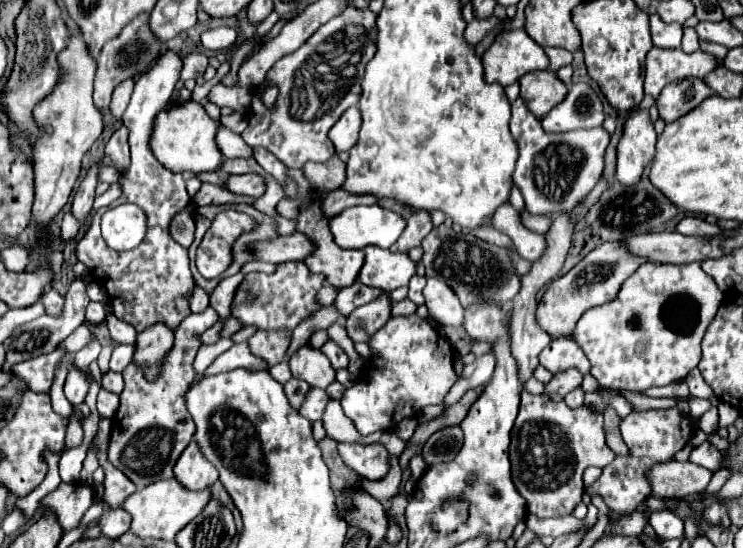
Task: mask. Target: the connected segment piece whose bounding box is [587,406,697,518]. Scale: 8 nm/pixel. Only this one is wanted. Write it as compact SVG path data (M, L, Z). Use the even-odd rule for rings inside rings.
M677 406L673 408L651 408L651 410L643 410L643 412L633 412L627 418L623 418L621 422L621 434L623 440L629 448L627 456L617 456L611 464L607 464L603 468L601 478L587 488L589 494L599 492L605 500L605 504L617 512L621 518L633 514L637 510L637 506L651 494L651 482L647 478L647 472L661 462L669 462L673 460L673 456L685 448L685 444L695 436L697 426L695 422L685 416Z

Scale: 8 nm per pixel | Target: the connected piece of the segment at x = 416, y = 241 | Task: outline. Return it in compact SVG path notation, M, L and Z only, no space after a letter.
M379 198L377 200L383 208L387 210L395 210L397 214L401 214L407 222L403 234L399 236L399 240L389 248L391 252L409 252L415 246L421 246L421 240L431 232L433 224L431 224L431 214L425 210L407 210L397 198Z

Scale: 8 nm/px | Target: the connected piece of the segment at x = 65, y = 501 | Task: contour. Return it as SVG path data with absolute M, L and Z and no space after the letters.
M61 482L57 490L49 492L43 498L43 504L59 516L63 530L69 532L79 526L83 514L93 504L93 490L81 482L71 482L71 484Z

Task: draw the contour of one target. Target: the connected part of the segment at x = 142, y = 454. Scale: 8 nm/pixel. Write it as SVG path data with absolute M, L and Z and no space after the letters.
M209 306L201 314L189 314L185 322L177 328L177 338L173 350L163 362L163 372L155 382L147 382L141 374L141 368L129 364L122 372L124 389L119 395L119 408L113 418L113 428L108 447L108 459L117 466L127 478L143 488L151 482L165 480L173 476L173 466L185 446L195 434L195 422L185 406L185 392L189 390L191 380L195 378L193 358L201 346L199 336L217 322L219 314Z

